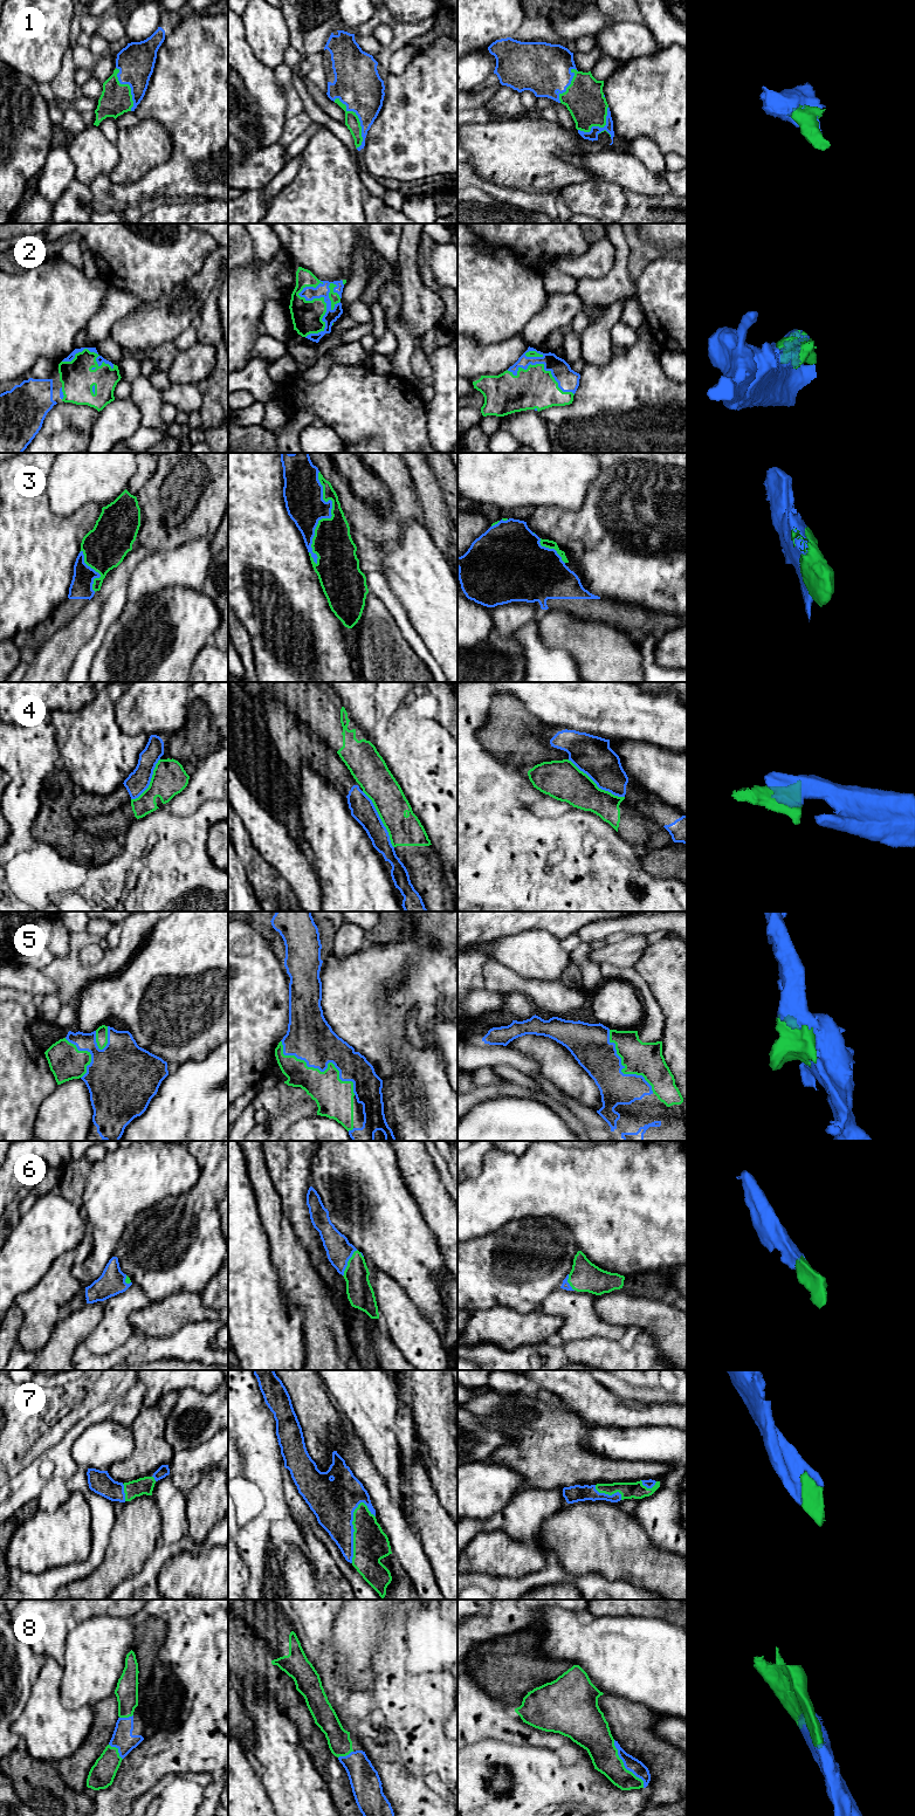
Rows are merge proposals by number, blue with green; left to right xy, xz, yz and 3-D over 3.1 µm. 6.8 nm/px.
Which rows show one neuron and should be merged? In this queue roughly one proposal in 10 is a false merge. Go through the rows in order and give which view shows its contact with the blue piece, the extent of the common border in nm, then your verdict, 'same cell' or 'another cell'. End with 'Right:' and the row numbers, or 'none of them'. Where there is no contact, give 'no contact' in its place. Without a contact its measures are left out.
1: contact in xz; length 380 nm; same cell
2: contact in xz; length 420 nm; same cell
3: contact in xz; length 650 nm; same cell
4: contact in yz; length 460 nm; another cell
5: contact in xz; length 650 nm; same cell
6: contact in xz; length 200 nm; same cell
7: contact in xz; length 440 nm; same cell
8: contact in yz; length 380 nm; same cell
Right: 1, 2, 3, 5, 6, 7, 8

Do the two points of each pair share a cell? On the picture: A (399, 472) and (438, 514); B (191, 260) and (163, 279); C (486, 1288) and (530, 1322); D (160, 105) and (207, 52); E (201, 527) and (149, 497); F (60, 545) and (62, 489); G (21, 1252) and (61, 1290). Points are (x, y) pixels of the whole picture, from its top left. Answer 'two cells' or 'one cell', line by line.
A: two cells
B: one cell
C: two cells
D: one cell
E: one cell
F: two cells
G: two cells

